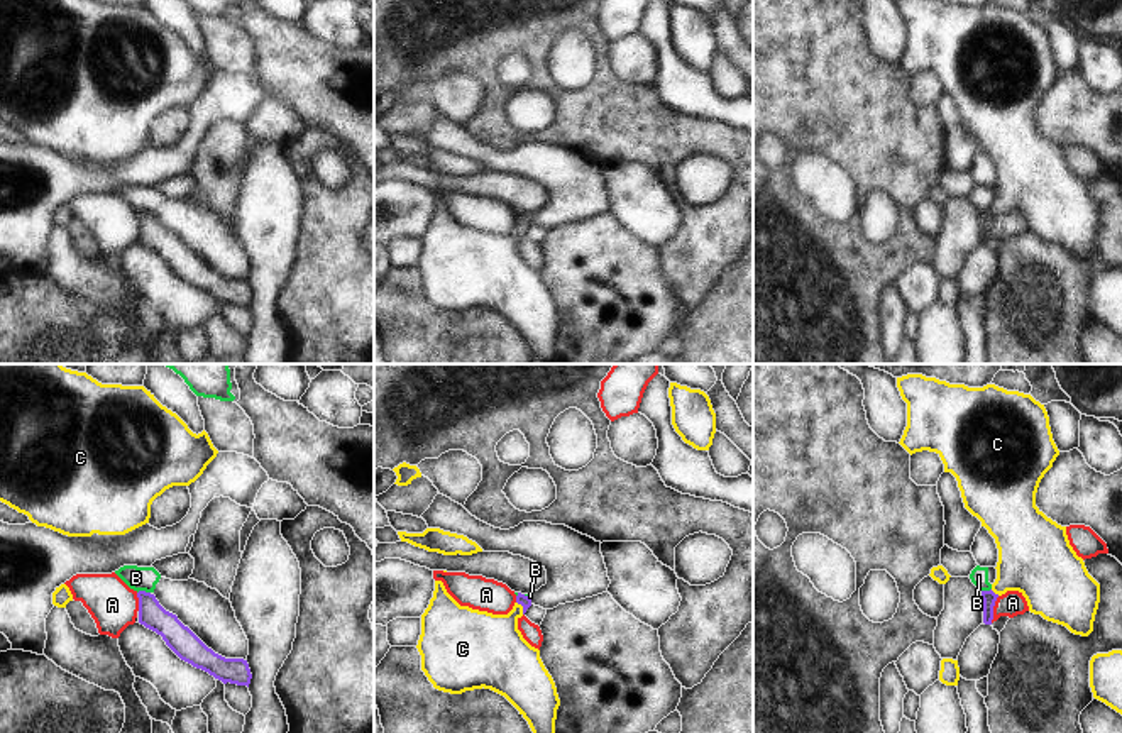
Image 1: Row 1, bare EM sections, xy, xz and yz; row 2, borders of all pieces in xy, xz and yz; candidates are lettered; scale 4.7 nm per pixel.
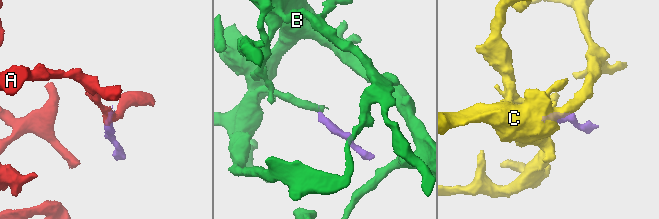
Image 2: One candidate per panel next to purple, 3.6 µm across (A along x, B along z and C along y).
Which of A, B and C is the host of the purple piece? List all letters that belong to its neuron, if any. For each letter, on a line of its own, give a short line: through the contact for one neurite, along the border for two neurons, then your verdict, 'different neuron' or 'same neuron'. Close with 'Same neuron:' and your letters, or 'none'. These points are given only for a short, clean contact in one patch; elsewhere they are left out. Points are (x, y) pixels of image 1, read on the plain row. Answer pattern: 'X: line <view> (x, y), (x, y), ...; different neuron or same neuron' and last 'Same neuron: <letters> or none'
A: line yz (999, 217), (990, 242); different neuron
B: line xy (149, 212), (137, 214); different neuron
C: line xz (525, 222), (523, 229), (498, 254), (489, 270); same neuron
Same neuron: C

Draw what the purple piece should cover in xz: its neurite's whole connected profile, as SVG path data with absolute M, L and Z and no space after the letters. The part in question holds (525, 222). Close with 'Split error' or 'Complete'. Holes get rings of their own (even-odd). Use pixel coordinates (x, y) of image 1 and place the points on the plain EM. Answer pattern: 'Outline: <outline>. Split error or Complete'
Outline: M435 201L433 218L421 235L421 256L416 269L421 276L421 291L435 310L450 315L491 310L504 317L528 342L533 364L553 364L560 327L557 308L540 279L540 271L531 267L518 251L518 240L530 227L531 220L518 213L508 235L472 230L460 227L447 213L443 203Z. Split error

